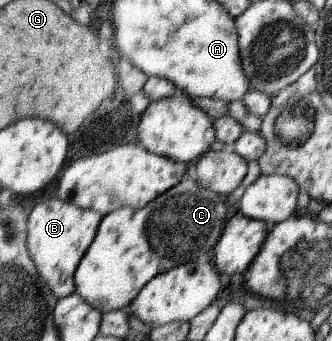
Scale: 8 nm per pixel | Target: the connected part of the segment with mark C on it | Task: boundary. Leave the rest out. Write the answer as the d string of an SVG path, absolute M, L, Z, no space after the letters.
M185 176L174 188L160 194L145 207L138 210L122 207L104 215L92 244L74 272L75 292L90 306L103 313L127 309L140 290L157 274L168 272L187 262L205 259L208 252L215 248L227 222L226 208L228 206L222 200L229 204L228 199L209 188L201 187Z

